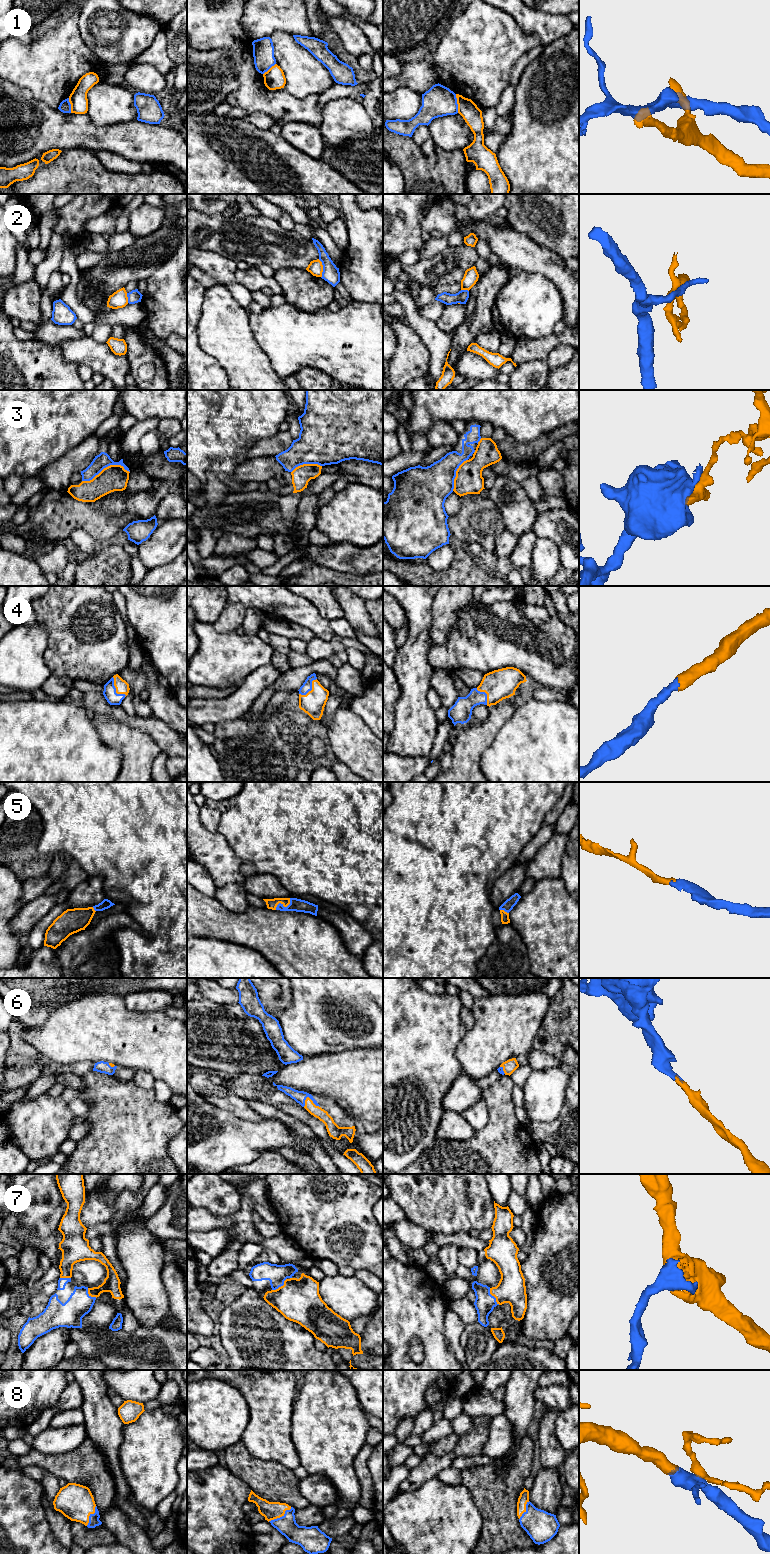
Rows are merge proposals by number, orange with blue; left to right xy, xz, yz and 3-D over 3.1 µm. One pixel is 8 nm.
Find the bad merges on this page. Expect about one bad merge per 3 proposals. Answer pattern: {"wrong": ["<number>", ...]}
{"wrong": ["1", "2", "3"]}

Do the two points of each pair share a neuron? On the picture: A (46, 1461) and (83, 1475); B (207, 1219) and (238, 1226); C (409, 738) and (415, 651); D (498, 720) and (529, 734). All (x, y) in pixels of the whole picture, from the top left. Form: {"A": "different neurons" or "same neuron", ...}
{"A": "same neuron", "B": "same neuron", "C": "same neuron", "D": "different neurons"}

